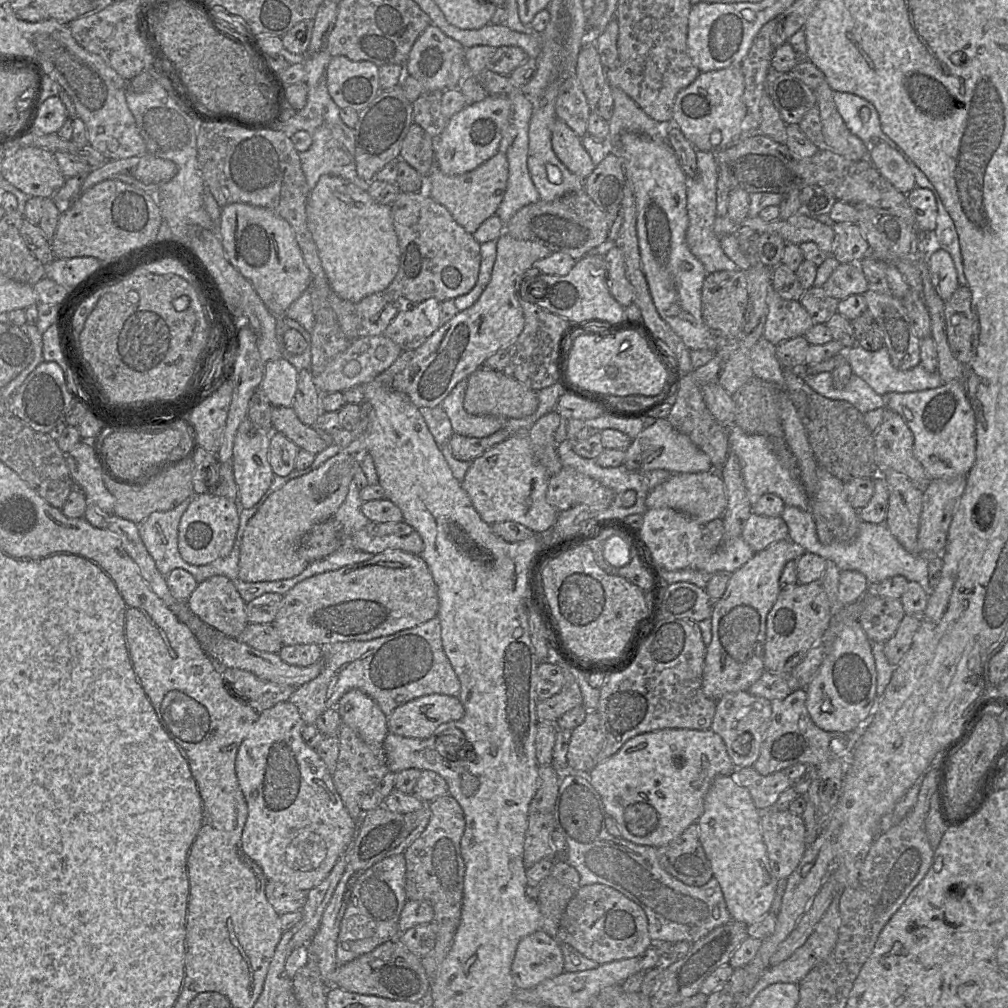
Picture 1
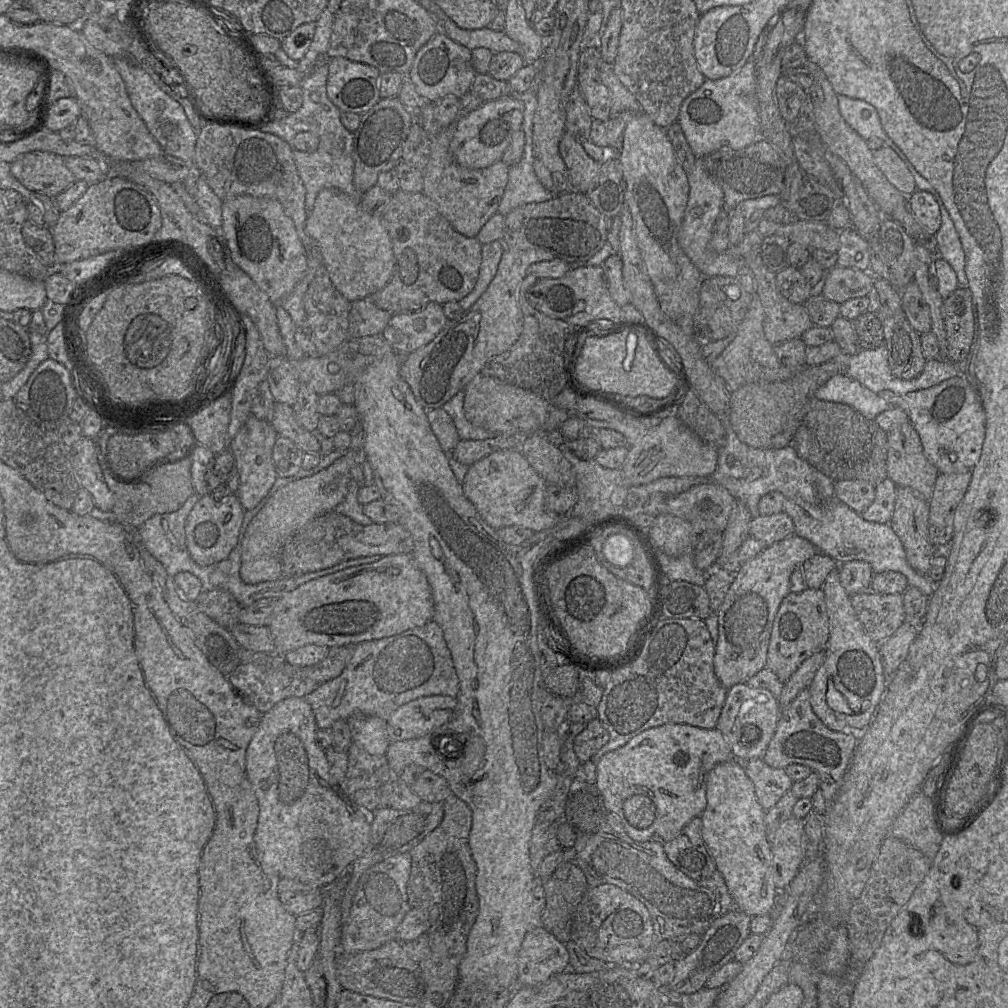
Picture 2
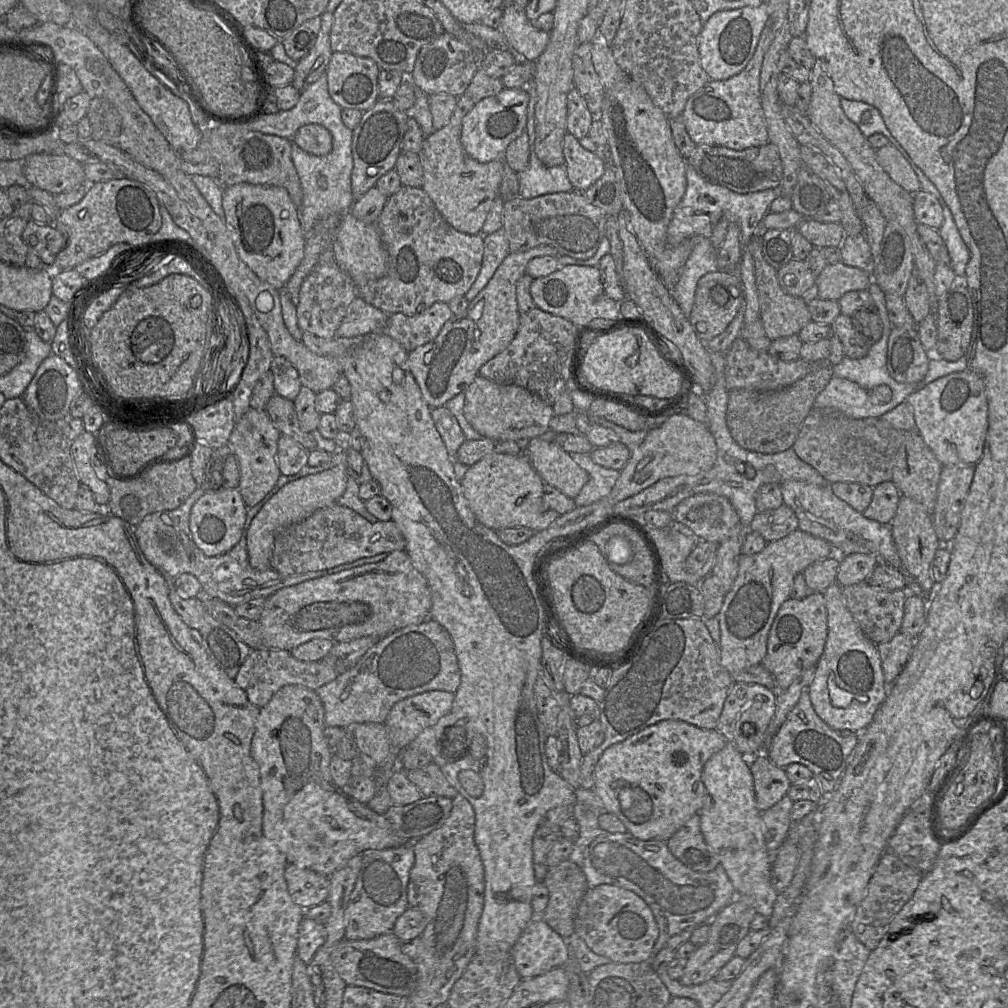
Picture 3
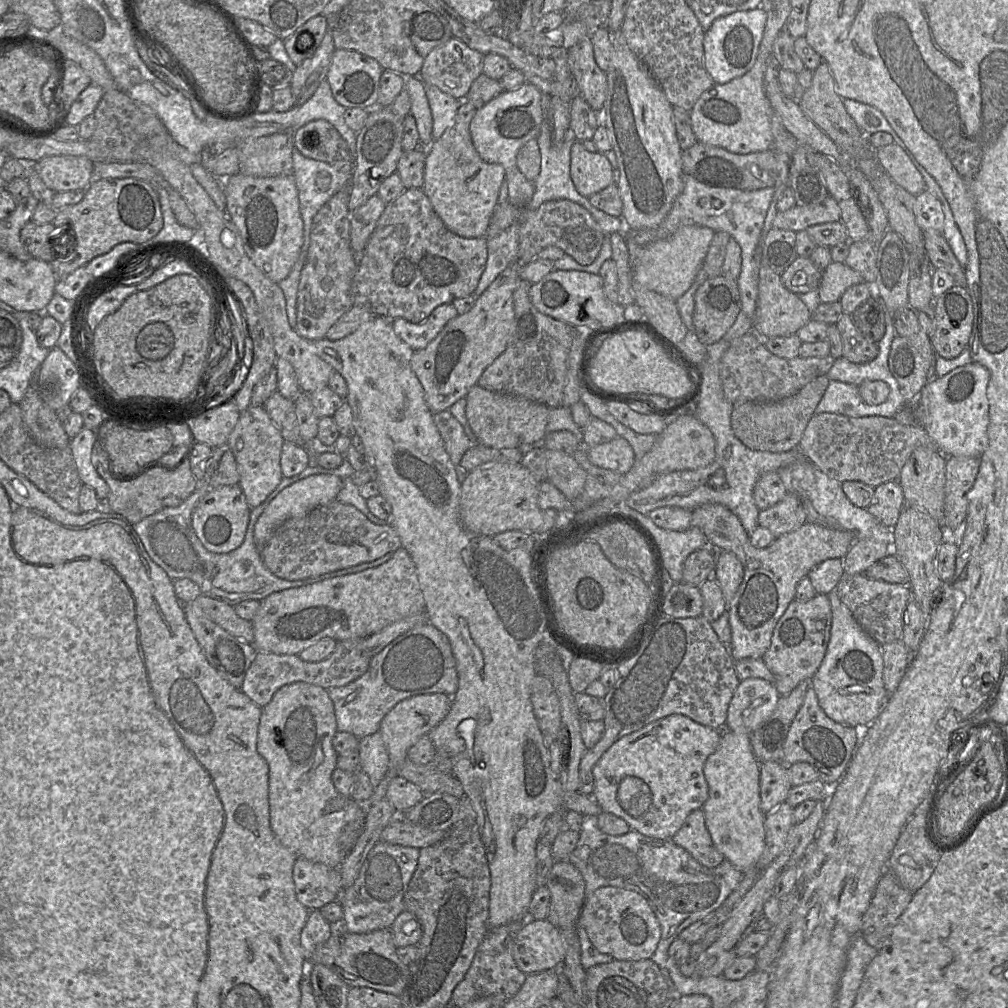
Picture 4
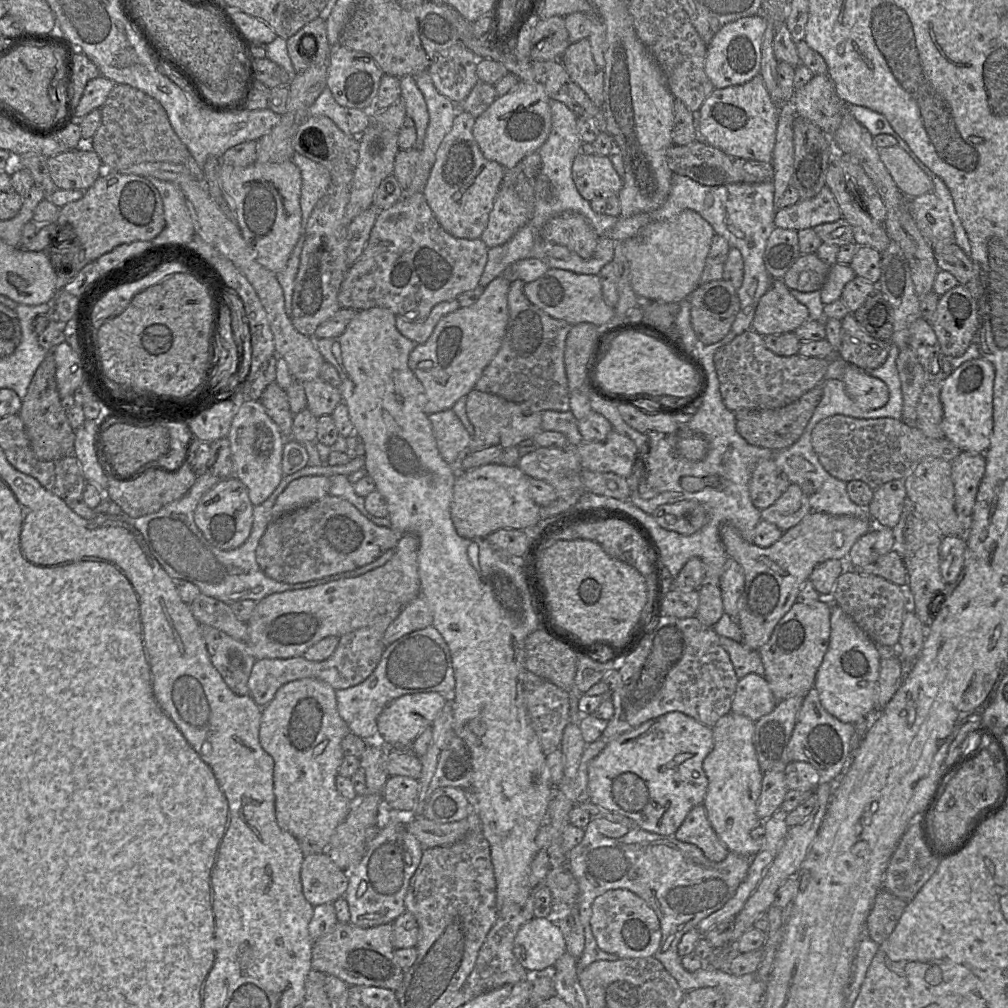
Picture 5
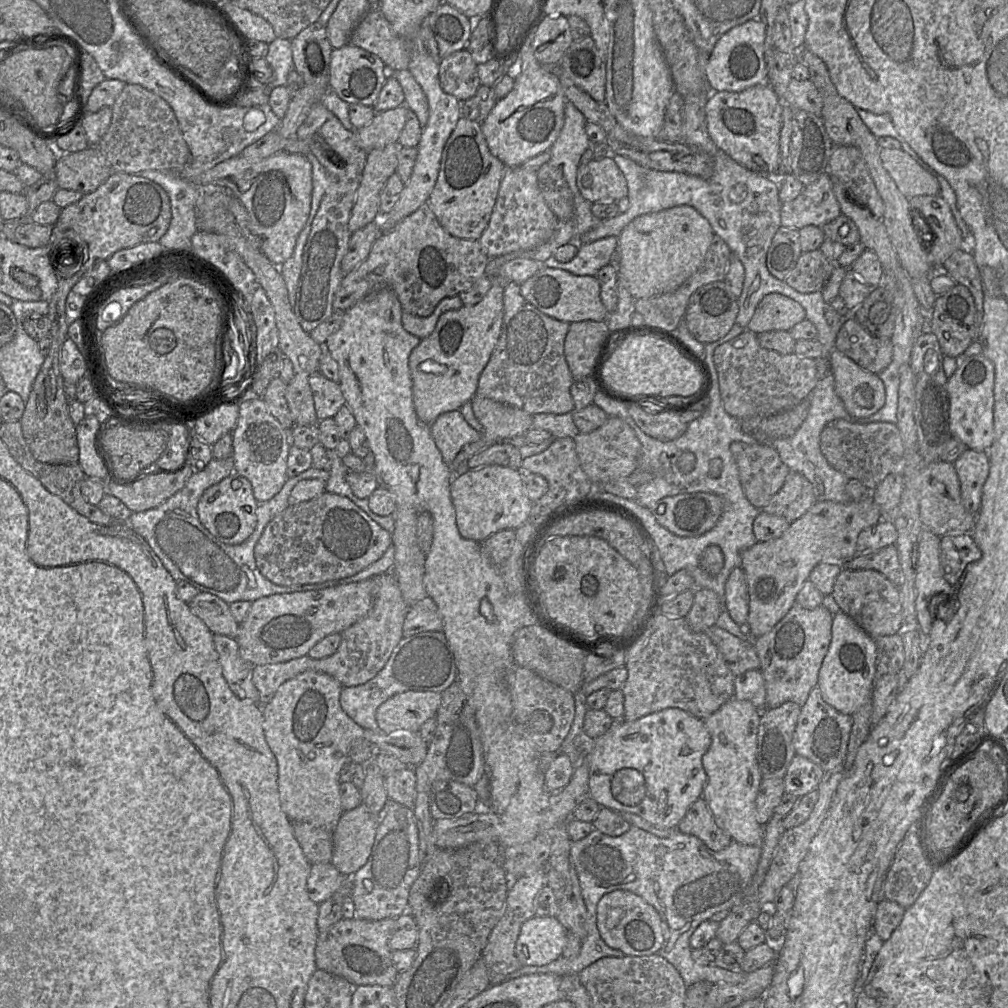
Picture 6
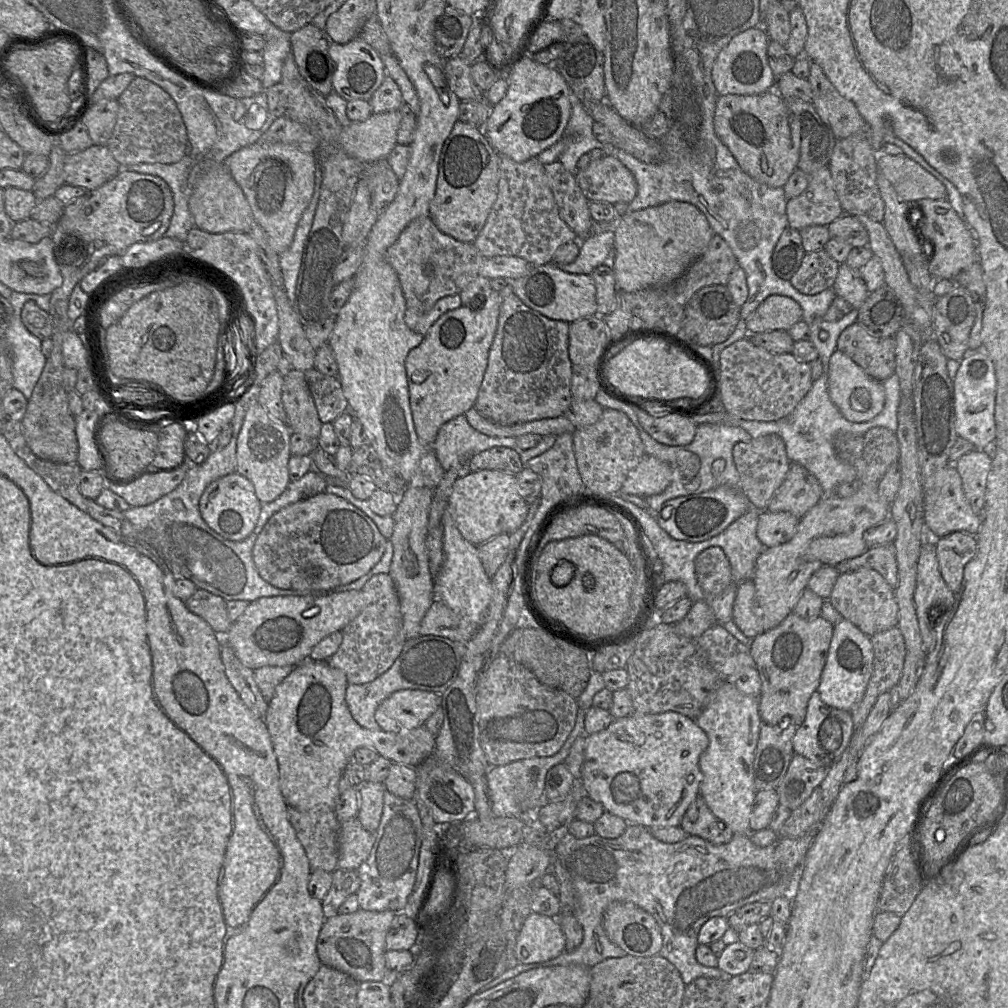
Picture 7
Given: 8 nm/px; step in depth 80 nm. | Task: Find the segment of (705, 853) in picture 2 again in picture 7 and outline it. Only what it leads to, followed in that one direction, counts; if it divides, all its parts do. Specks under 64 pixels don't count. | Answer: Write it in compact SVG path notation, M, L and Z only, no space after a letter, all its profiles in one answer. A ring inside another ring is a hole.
M701 796L691 803L680 826L688 835L699 836L714 845L726 844L734 836L734 832L711 812Z

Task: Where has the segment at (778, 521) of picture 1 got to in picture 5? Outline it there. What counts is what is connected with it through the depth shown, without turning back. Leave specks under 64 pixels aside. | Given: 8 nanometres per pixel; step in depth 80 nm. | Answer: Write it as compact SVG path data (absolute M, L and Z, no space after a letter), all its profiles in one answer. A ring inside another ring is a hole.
M790 483L771 506L761 510L761 520L775 524L785 532L810 512L811 507L806 495L797 484Z

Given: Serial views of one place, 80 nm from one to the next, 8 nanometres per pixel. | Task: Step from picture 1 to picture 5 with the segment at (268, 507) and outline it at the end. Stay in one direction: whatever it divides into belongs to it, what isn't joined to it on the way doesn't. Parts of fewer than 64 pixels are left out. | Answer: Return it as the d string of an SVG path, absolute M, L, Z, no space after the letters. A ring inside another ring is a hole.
M304 476L292 481L275 501L273 520L321 499L329 490L330 477L327 476Z

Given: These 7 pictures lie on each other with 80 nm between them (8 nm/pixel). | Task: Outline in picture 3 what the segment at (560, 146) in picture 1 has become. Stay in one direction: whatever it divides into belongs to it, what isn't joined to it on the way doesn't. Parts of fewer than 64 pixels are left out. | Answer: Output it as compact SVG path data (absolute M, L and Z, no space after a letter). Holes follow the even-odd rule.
M568 132L564 135L562 147L567 177L573 190L584 192L603 175L606 162L596 153L584 149Z

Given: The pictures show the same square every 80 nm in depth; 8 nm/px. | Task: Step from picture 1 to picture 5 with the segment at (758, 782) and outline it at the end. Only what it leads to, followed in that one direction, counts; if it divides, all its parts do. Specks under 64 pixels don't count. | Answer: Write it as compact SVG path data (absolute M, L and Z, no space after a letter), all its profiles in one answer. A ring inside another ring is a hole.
M764 772L757 805L759 818L765 821L778 811L788 790L784 772Z

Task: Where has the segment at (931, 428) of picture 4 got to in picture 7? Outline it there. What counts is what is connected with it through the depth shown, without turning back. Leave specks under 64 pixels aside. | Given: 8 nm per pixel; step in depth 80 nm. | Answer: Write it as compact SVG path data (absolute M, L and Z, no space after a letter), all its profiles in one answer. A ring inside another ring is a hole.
M982 348L967 350L953 379L956 432L958 437L971 442L975 450L989 449L996 438L995 399L996 377L992 360Z

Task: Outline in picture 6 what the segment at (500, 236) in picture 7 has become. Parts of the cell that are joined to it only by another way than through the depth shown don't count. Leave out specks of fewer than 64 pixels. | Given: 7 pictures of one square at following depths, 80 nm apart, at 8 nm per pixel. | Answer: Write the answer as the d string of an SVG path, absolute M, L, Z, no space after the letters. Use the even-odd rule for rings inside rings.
M505 166L488 225L478 241L489 259L516 251L532 250L552 236L558 221L541 194L537 170Z

